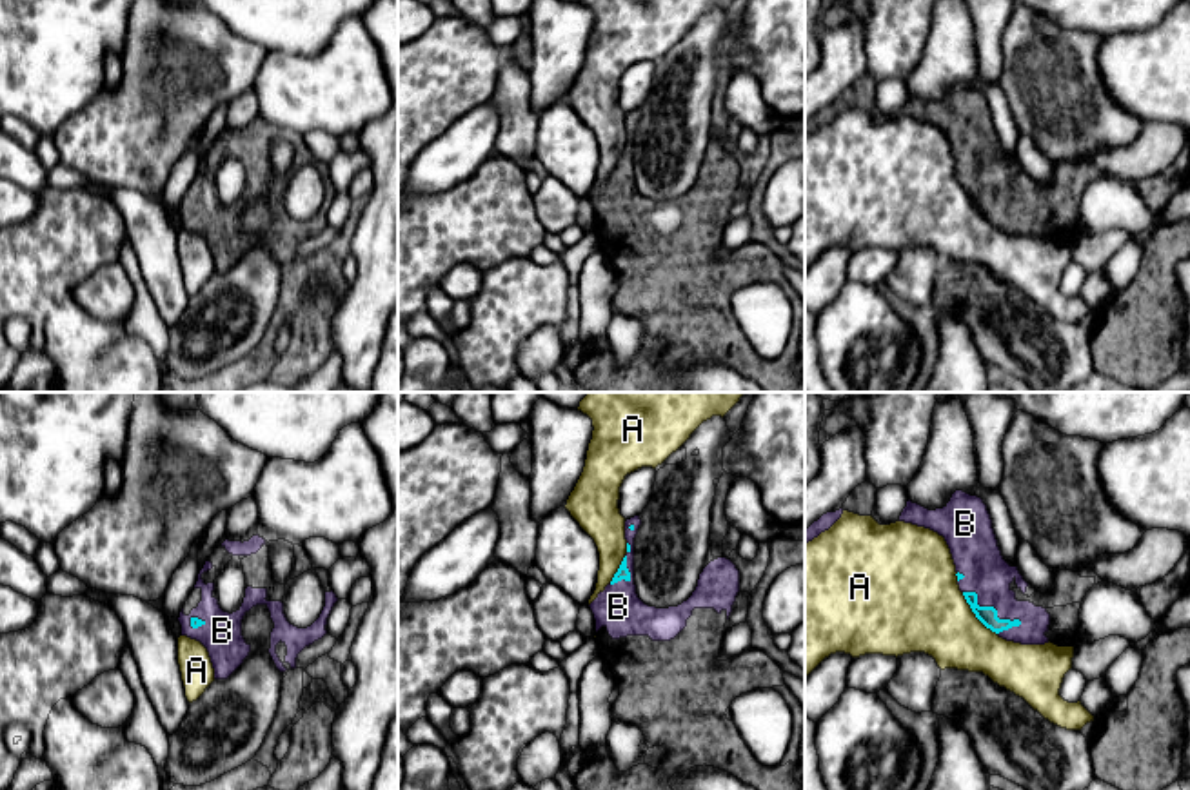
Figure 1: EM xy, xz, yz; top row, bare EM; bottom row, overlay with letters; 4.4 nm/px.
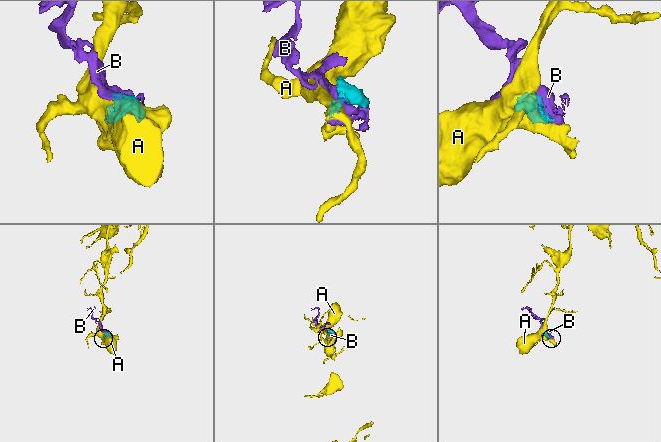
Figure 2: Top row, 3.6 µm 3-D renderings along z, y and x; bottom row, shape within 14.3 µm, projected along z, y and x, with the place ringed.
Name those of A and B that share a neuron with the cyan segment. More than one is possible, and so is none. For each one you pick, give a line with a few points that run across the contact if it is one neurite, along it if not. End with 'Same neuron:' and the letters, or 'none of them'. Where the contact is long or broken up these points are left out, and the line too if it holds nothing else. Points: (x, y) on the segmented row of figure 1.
Same neuron: B

